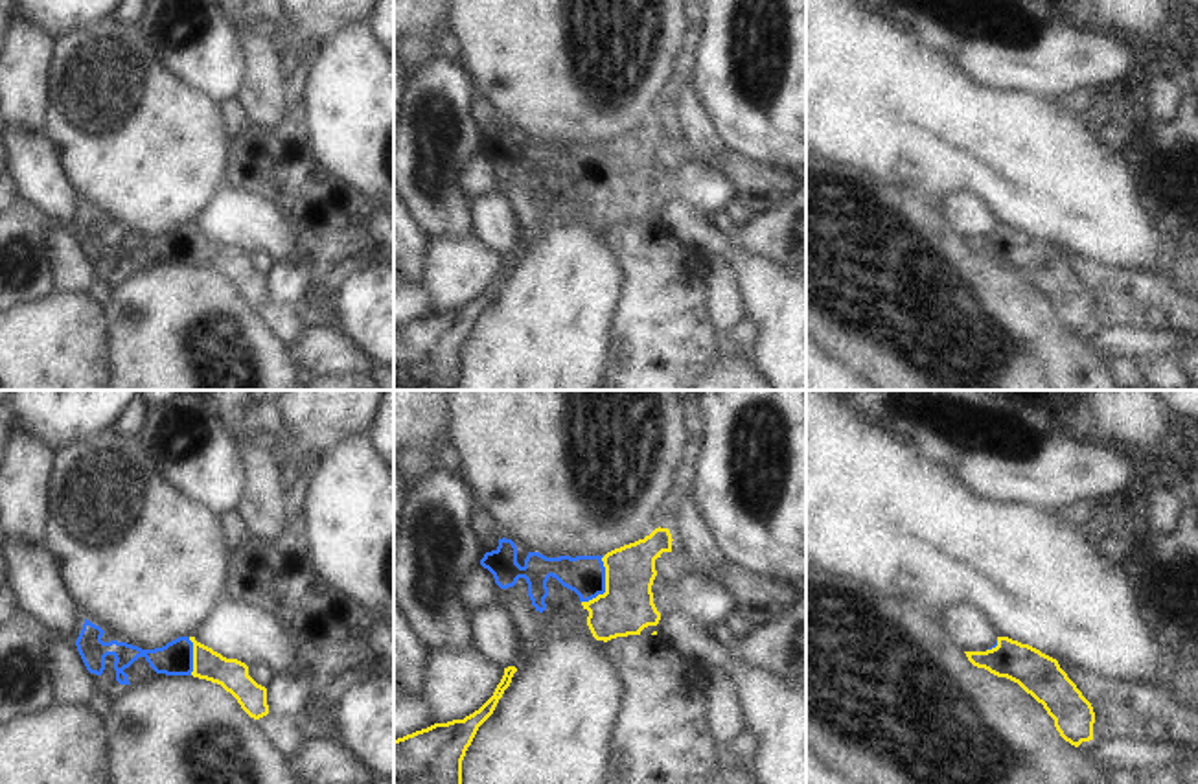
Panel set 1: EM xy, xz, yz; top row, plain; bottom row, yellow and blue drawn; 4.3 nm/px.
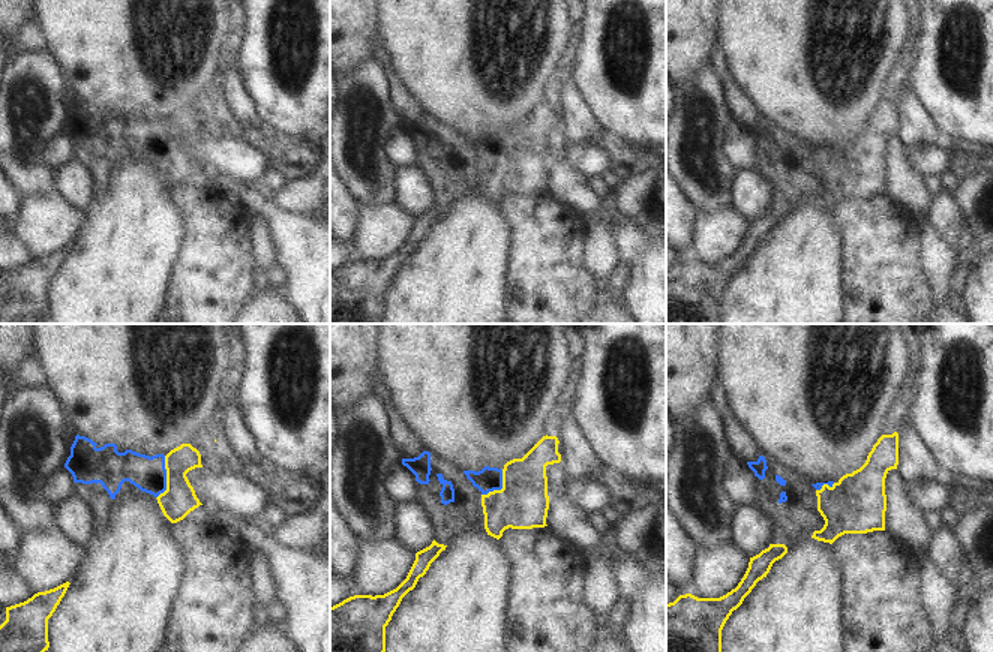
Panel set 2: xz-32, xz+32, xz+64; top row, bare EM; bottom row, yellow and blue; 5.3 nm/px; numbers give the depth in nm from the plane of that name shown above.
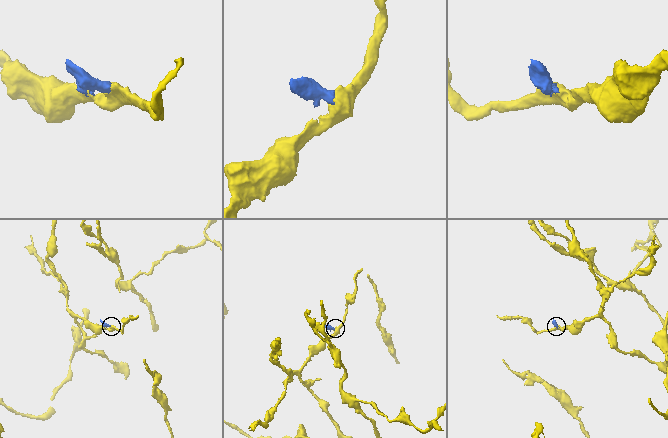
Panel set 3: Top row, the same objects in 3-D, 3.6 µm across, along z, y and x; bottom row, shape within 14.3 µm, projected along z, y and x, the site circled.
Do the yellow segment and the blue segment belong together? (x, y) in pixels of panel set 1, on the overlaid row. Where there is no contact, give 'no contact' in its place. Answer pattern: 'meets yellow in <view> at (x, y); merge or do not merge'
meets yellow in xz at (606, 586); merge

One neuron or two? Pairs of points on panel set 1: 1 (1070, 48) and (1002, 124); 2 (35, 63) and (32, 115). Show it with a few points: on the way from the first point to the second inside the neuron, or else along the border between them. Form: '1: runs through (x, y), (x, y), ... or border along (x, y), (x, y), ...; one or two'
1: border along (985, 85), (1049, 94), (1053, 98); two
2: runs through (32, 76), (32, 102); one

